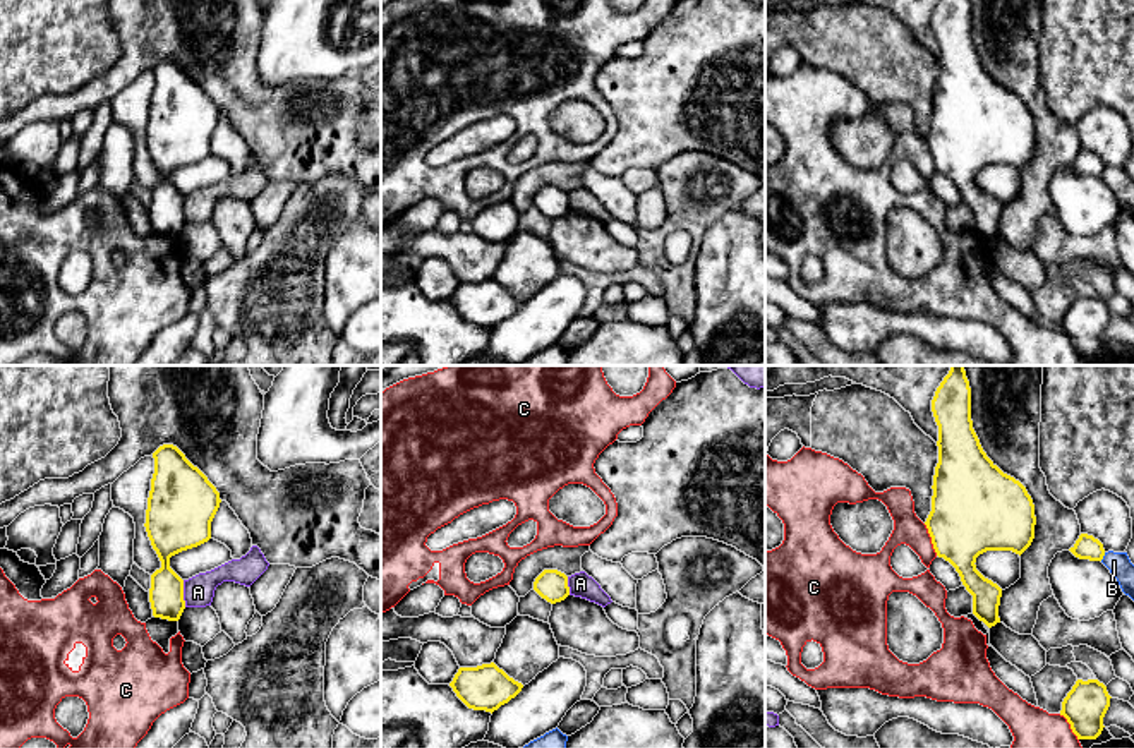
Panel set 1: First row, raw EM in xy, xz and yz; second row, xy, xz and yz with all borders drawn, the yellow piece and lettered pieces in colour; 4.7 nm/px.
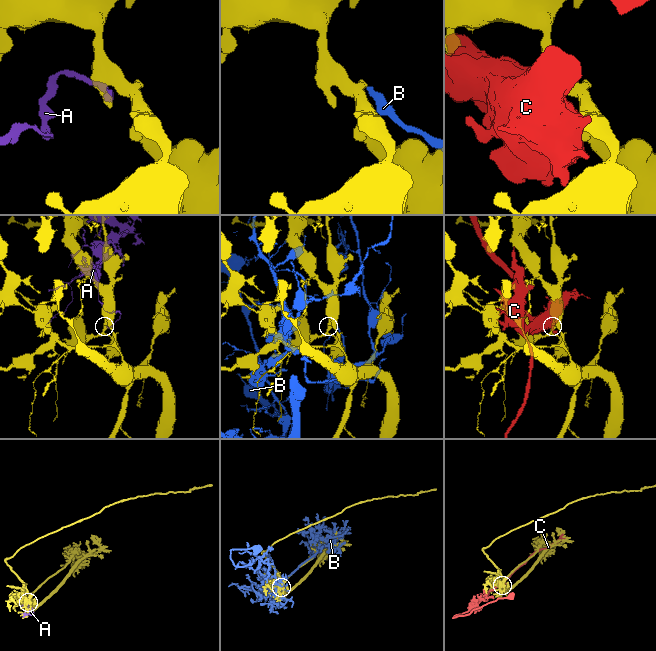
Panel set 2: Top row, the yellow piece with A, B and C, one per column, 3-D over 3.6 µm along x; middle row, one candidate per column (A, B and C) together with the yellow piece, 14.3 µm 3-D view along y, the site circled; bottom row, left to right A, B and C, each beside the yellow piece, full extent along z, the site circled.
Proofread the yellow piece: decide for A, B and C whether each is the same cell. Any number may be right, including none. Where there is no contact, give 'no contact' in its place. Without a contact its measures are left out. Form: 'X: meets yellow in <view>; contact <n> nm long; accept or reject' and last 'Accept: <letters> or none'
A: meets yellow in xy; contact 130 nm long; reject
B: meets yellow in yz; contact 50 nm long; reject
C: meets yellow in yz; contact 170 nm long; reject
Accept: none

